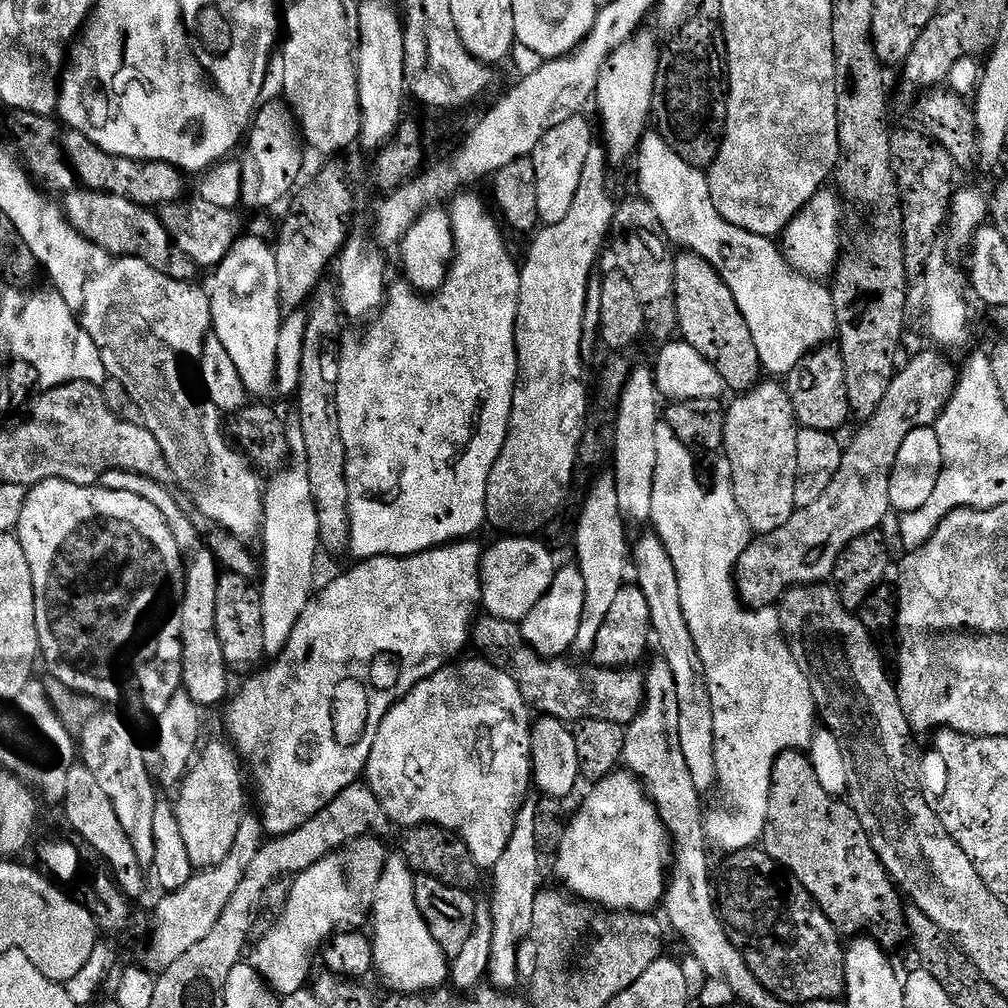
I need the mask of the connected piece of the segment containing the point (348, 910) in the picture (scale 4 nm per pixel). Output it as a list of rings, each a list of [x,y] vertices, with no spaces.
[[[359,836],[357,840],[351,840],[343,848],[314,862],[314,866],[291,881],[292,889],[280,916],[276,948],[260,948],[254,959],[254,967],[273,992],[285,997],[303,989],[312,972],[312,952],[319,953],[326,942],[341,930],[356,930],[363,920],[365,923],[384,864],[390,855],[384,844],[383,839],[375,836]]]

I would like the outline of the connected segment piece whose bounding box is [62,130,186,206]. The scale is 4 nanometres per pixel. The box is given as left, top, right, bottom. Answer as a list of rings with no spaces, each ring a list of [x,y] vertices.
[[[65,131],[62,136],[64,153],[76,171],[76,179],[85,189],[93,192],[109,192],[136,204],[145,206],[163,206],[175,204],[184,192],[185,173],[179,168],[163,164],[160,160],[131,160],[114,154],[106,154],[86,138],[81,132]]]

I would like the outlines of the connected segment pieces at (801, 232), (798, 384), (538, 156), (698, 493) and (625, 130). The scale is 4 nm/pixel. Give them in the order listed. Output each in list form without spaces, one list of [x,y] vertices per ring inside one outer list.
[[[828,191],[817,192],[816,197],[788,223],[782,233],[782,251],[788,267],[819,282],[825,279],[823,276],[831,277],[835,273],[836,265],[842,260],[840,223],[844,220],[845,205],[835,191]]]
[[[821,346],[805,356],[803,362],[788,373],[786,387],[800,428],[835,433],[836,428],[842,427],[847,420],[850,420],[846,398],[846,370],[839,347]]]
[[[578,115],[562,122],[562,126],[547,132],[542,142],[538,142],[532,151],[530,159],[534,162],[534,174],[538,178],[538,214],[541,225],[551,226],[562,221],[574,203],[586,156],[594,145],[592,128],[584,119],[583,115]]]
[[[661,422],[656,427],[658,434],[658,466],[654,474],[654,506],[652,507],[651,527],[654,526],[655,535],[660,537],[660,541],[666,546],[666,554],[670,554],[670,562],[674,562],[674,570],[678,570],[678,591],[682,594],[682,614],[686,614],[686,626],[690,626],[690,638],[694,638],[694,646],[698,650],[698,658],[702,658],[702,666],[706,674],[706,682],[710,690],[710,702],[714,706],[714,734],[716,738],[716,775],[719,787],[724,787],[724,792],[728,795],[728,804],[732,807],[732,812],[728,812],[716,824],[716,836],[714,832],[714,844],[720,848],[725,848],[729,854],[735,854],[759,845],[762,840],[762,806],[767,805],[768,791],[772,785],[772,767],[774,762],[783,752],[793,750],[808,750],[812,746],[812,737],[818,731],[818,713],[816,711],[816,699],[812,697],[808,675],[798,666],[794,654],[790,650],[787,640],[780,626],[780,613],[775,607],[761,608],[759,610],[749,610],[742,603],[740,593],[736,590],[736,567],[742,558],[742,554],[754,539],[754,533],[746,522],[738,502],[734,498],[732,489],[732,478],[727,471],[721,470],[716,476],[716,481],[712,484],[712,489],[707,492],[700,485],[700,476],[696,473],[696,460],[693,449],[688,448],[683,442],[673,434],[667,423]]]
[[[637,31],[632,39],[614,50],[596,87],[594,108],[600,111],[600,124],[604,127],[602,144],[607,149],[608,162],[612,166],[626,163],[631,156],[633,159],[641,138],[650,128],[654,86],[662,56],[655,38],[644,31]]]

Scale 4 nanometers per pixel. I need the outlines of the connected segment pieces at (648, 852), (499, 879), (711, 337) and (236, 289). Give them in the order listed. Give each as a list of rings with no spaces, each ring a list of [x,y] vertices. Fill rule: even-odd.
[[[617,770],[595,785],[596,788],[584,800],[584,805],[568,821],[568,829],[562,838],[560,851],[554,857],[559,883],[573,897],[593,906],[609,908],[617,913],[651,913],[659,909],[670,879],[670,861],[674,845],[665,824],[645,785],[627,770]]]
[[[525,799],[516,816],[515,830],[511,832],[510,842],[503,851],[502,858],[492,869],[494,892],[492,894],[492,940],[491,960],[488,963],[488,980],[497,991],[510,992],[518,982],[520,967],[517,956],[520,945],[533,929],[534,899],[542,889],[542,857],[535,839],[535,813],[537,801]]]
[[[681,251],[675,257],[674,290],[678,310],[678,329],[683,343],[694,346],[702,358],[706,358],[718,370],[725,385],[733,388],[733,393],[748,392],[762,380],[762,369],[758,358],[758,346],[754,346],[754,334],[730,294],[730,286],[722,282],[718,270],[710,266],[701,256],[693,252]],[[684,335],[684,336],[683,336]]]
[[[254,236],[241,238],[211,276],[212,332],[226,346],[249,397],[268,398],[264,396],[277,391],[278,338],[286,319],[280,311],[278,263],[273,245]]]

